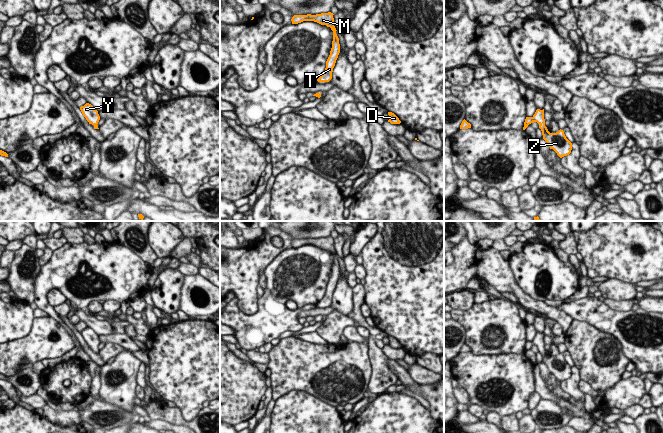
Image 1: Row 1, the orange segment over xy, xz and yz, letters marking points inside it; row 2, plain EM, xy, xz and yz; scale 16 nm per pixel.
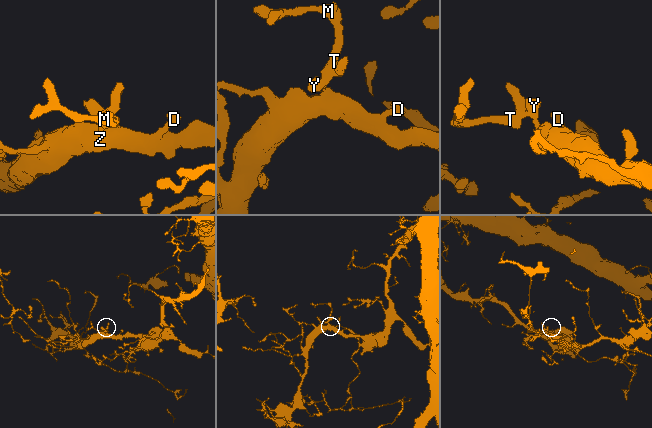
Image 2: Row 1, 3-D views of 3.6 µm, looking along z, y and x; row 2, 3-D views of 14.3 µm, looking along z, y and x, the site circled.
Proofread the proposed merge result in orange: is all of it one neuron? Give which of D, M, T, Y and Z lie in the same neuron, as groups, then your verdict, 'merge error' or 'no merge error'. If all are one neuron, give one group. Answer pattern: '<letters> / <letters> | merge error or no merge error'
D M T Y Z | no merge error

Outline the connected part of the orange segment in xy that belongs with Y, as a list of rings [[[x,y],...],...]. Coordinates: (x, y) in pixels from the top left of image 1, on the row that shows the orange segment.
[[[89,103],[81,106],[80,110],[89,124],[92,124],[94,126],[94,129],[99,129],[97,124],[100,120],[100,116],[97,110]]]

